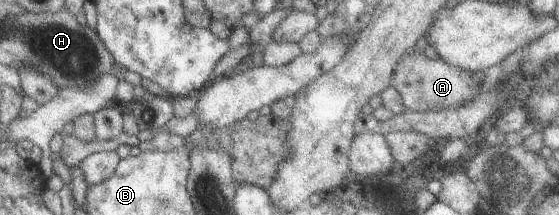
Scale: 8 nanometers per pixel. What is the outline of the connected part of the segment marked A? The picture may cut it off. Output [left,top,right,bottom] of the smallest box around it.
[390,49,486,112]

